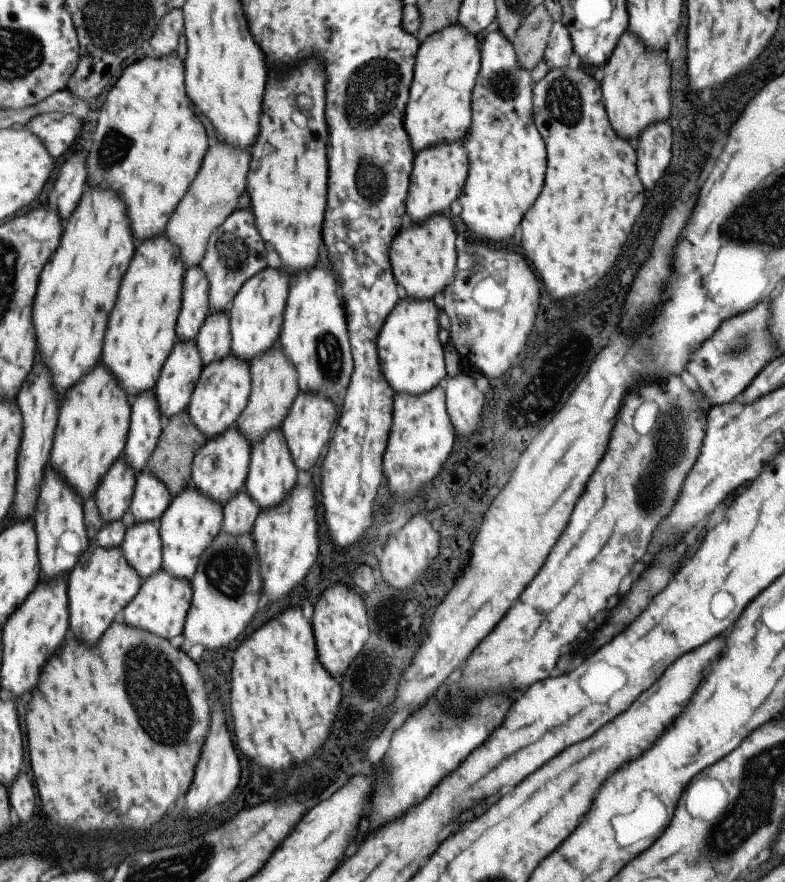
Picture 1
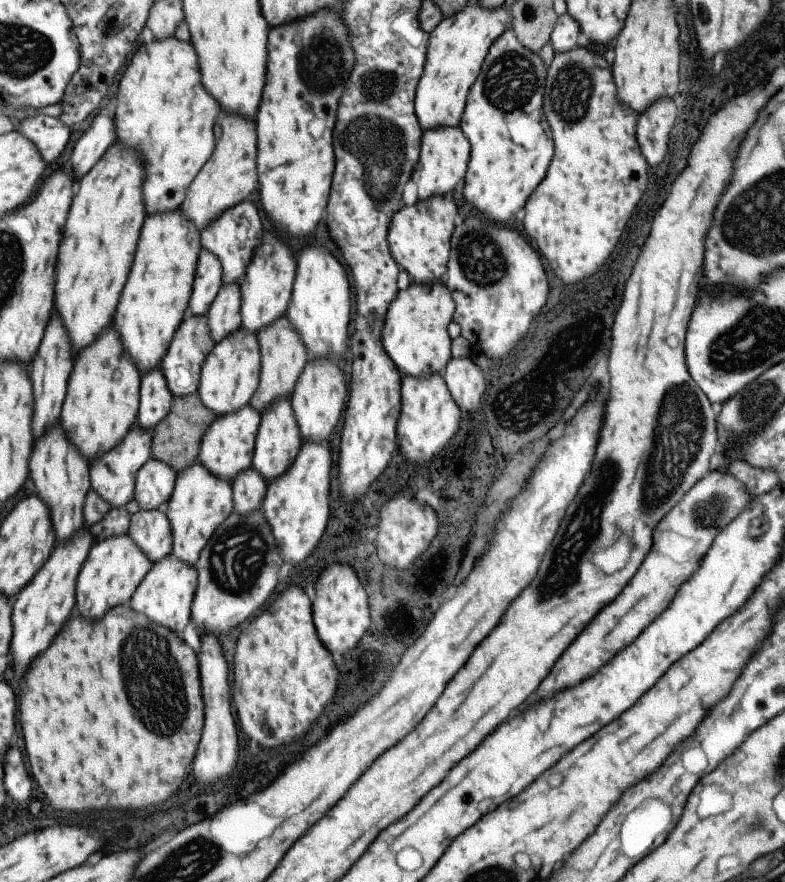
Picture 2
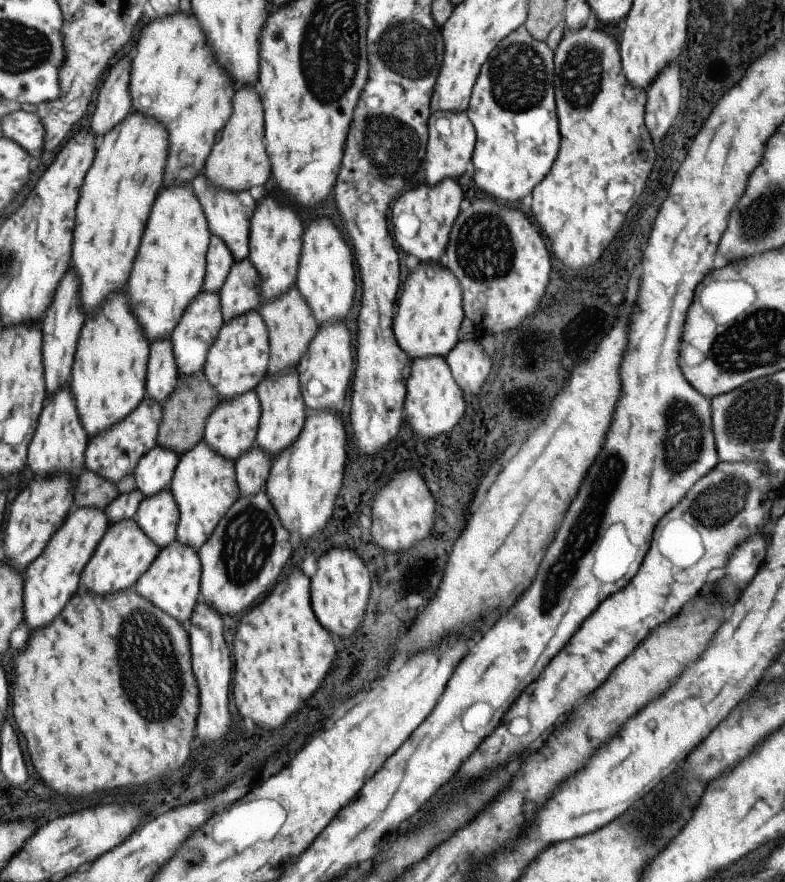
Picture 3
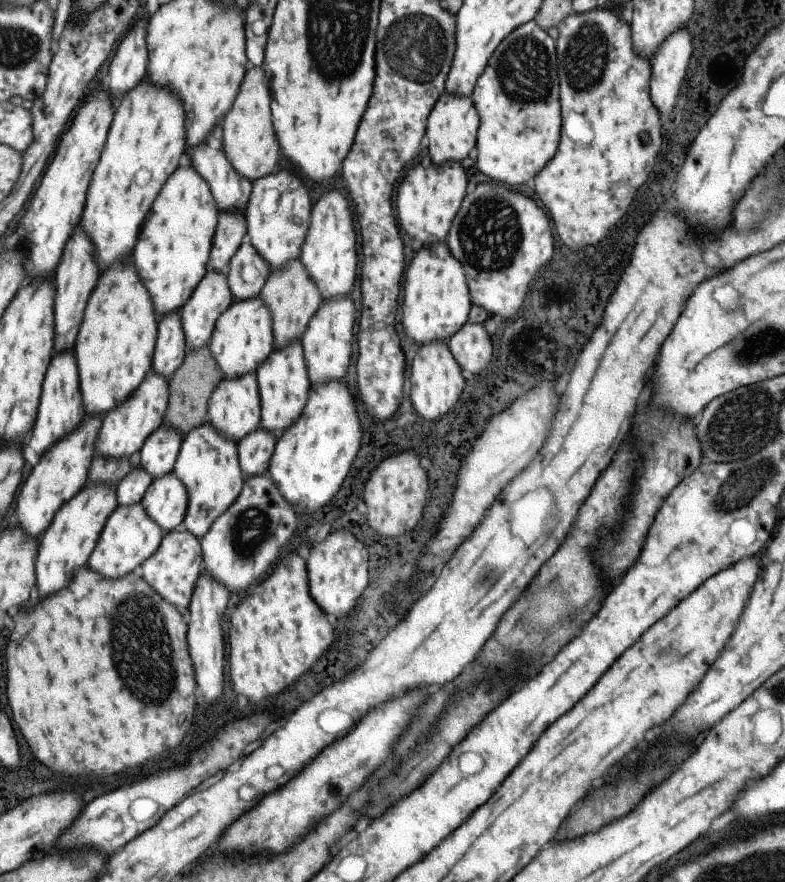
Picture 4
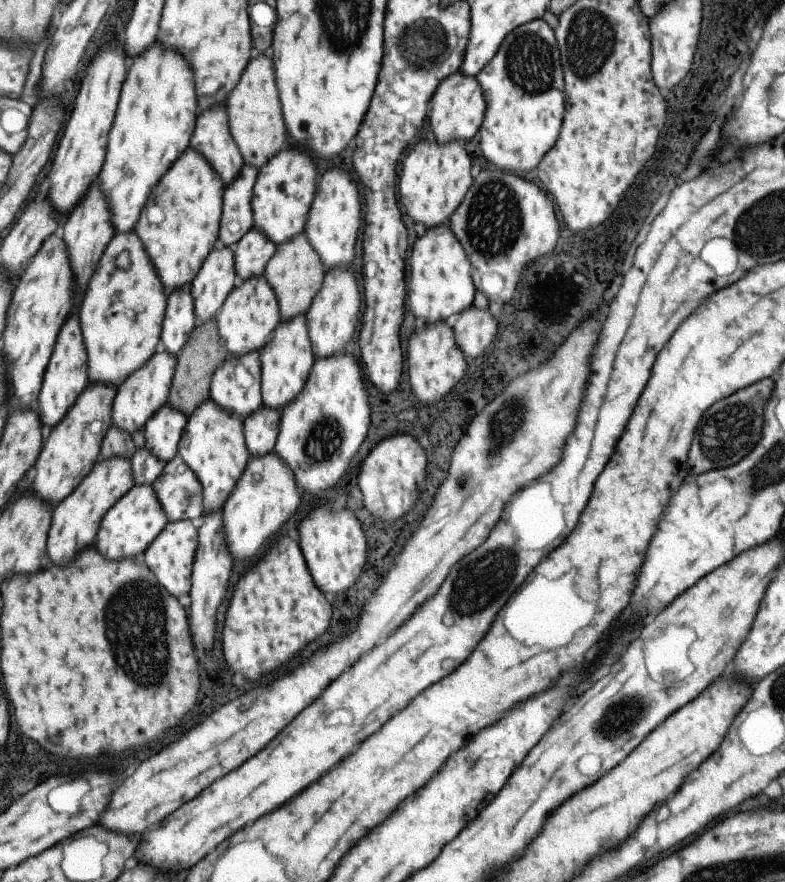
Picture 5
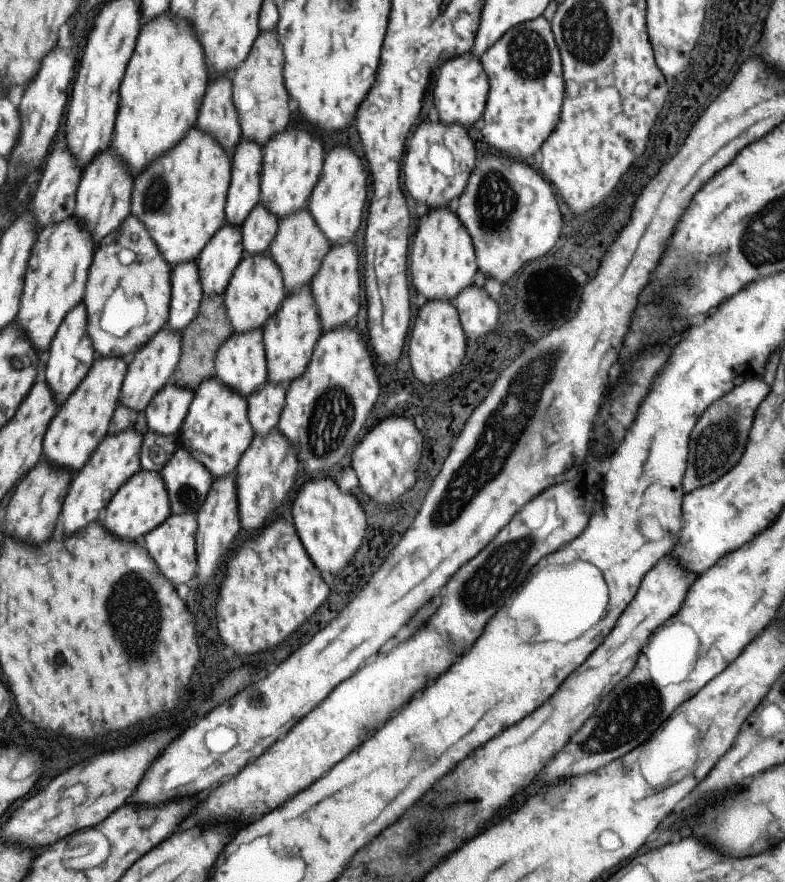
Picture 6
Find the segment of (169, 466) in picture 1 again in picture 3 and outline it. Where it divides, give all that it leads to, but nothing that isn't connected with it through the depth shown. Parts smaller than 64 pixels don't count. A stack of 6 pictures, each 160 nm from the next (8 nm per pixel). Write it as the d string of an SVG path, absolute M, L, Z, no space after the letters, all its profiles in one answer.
M202 368L189 376L181 375L178 384L162 404L162 415L156 434L156 444L181 456L194 444L201 442L207 415L221 400L219 393L207 382Z

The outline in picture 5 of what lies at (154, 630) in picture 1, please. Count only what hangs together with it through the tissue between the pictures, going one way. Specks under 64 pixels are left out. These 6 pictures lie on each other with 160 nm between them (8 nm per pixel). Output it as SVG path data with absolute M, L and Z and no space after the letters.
M189 519L168 522L142 552L144 563L171 595L188 594L190 574L197 546L197 523Z

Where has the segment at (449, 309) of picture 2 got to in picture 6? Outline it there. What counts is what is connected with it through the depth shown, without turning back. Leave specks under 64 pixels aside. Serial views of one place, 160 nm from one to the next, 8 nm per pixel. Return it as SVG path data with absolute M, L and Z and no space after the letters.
M453 206L431 207L418 218L411 250L409 250L409 274L419 300L448 300L456 297L471 283L478 270L467 229L460 223Z

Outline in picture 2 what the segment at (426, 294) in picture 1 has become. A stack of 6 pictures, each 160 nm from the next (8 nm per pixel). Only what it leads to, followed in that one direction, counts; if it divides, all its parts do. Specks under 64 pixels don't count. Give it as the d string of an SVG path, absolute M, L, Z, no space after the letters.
M433 195L429 199L419 199L411 206L402 205L392 216L386 234L386 240L392 260L400 271L405 271L417 284L429 284L443 281L449 260L450 236L454 229L454 219L457 218L455 203L450 195Z

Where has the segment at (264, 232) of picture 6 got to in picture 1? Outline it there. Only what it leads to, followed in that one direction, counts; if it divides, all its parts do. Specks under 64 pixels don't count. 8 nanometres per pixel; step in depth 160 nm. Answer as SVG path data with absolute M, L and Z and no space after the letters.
M209 311L195 338L202 365L230 354L230 325L226 311Z

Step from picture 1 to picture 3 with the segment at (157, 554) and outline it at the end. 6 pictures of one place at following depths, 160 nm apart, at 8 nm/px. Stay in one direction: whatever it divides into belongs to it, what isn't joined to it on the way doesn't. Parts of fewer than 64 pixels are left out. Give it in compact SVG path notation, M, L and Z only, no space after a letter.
M169 489L143 497L133 516L137 526L157 547L163 548L176 539L178 508Z

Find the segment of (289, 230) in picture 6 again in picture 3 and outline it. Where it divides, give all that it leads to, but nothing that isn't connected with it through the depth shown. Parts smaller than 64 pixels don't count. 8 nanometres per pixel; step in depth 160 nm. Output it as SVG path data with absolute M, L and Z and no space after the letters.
M293 284L293 287L282 295L276 296L276 299L261 301L257 311L265 323L268 334L267 375L274 377L281 375L283 371L290 371L291 367L295 368L299 358L306 351L309 341L318 329L318 324L306 300L302 299L300 292Z

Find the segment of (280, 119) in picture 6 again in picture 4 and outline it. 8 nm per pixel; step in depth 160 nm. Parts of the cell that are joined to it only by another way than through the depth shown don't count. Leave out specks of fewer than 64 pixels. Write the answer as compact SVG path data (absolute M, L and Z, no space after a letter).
M261 67L249 68L240 83L237 95L221 125L221 148L231 168L243 179L253 181L272 174L277 167L279 146L271 128L269 104L271 96Z

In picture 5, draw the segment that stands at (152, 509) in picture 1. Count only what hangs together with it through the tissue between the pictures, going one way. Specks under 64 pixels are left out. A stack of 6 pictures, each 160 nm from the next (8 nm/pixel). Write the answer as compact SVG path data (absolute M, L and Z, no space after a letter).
M165 404L144 424L144 446L164 464L176 455L186 417L180 410Z

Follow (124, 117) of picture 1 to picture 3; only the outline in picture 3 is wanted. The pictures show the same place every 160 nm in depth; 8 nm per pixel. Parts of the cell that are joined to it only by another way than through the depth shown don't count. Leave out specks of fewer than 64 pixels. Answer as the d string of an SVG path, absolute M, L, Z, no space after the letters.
M177 10L173 14L163 15L160 17L153 17L153 20L146 23L137 38L135 44L135 58L130 64L129 75L129 92L131 95L131 109L141 112L147 116L151 116L151 119L158 120L169 132L169 158L165 162L165 178L163 178L163 184L169 186L173 183L189 183L195 175L198 175L203 170L204 162L210 153L212 144L215 142L215 134L223 128L223 125L227 122L232 111L232 96L235 92L234 82L230 79L228 74L225 74L221 67L216 63L216 56L212 51L212 48L206 43L206 38L203 36L203 32L200 29L200 24L191 12L189 15Z

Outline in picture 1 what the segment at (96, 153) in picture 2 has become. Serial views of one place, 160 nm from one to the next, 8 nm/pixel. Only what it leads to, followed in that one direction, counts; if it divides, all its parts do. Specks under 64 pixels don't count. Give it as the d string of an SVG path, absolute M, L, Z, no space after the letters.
M81 152L69 156L61 166L57 180L53 182L53 192L57 194L55 210L61 218L67 218L75 208L75 202L83 192L85 180L87 180L85 156Z

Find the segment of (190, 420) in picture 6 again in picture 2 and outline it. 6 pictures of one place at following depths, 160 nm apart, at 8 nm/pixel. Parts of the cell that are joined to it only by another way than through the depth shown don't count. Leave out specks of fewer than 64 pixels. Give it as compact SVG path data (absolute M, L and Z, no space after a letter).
M197 462L176 474L171 497L163 508L169 528L171 528L169 556L189 566L194 566L199 552L215 533L215 528L227 519L231 510L231 483L227 480L219 480L217 476L213 478L213 474L207 474Z

